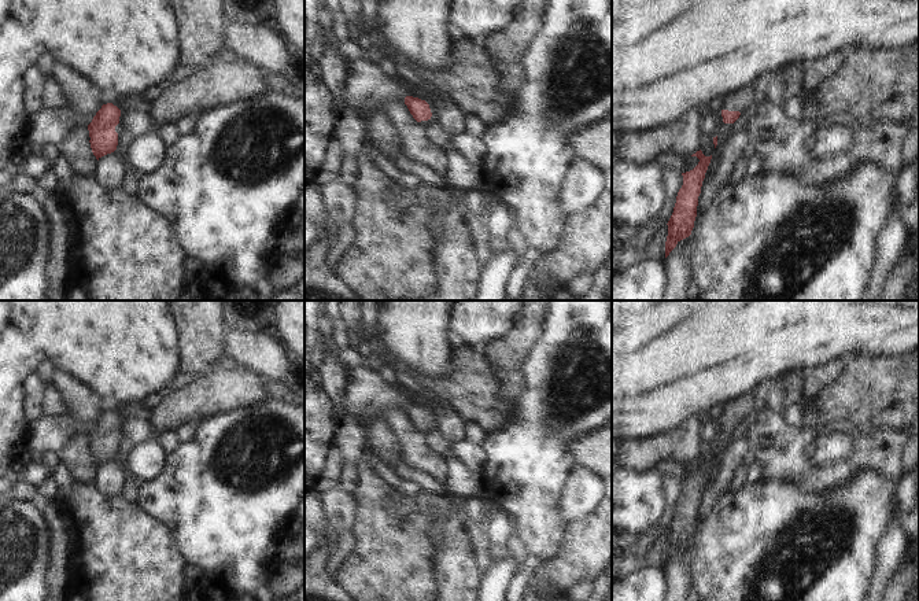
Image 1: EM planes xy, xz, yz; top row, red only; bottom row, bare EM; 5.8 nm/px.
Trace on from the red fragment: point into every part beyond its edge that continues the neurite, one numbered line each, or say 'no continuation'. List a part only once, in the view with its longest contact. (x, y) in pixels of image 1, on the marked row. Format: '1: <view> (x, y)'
1: yz (723, 128)

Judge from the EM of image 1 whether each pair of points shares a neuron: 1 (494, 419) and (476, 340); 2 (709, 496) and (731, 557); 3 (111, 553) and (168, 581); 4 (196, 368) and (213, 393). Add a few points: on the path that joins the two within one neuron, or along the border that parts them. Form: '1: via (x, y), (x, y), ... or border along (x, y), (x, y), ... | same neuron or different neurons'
1: border along (454, 347), (479, 350) | different neurons
2: border along (727, 489), (700, 522), (696, 533) | different neurons
3: via (125, 553), (139, 553), (154, 568) | same neuron
4: border along (206, 372), (194, 378) | different neurons

